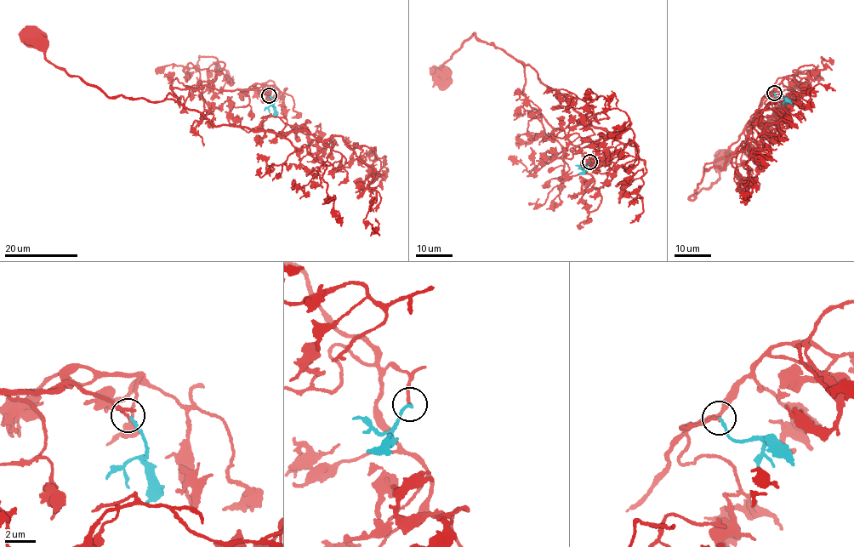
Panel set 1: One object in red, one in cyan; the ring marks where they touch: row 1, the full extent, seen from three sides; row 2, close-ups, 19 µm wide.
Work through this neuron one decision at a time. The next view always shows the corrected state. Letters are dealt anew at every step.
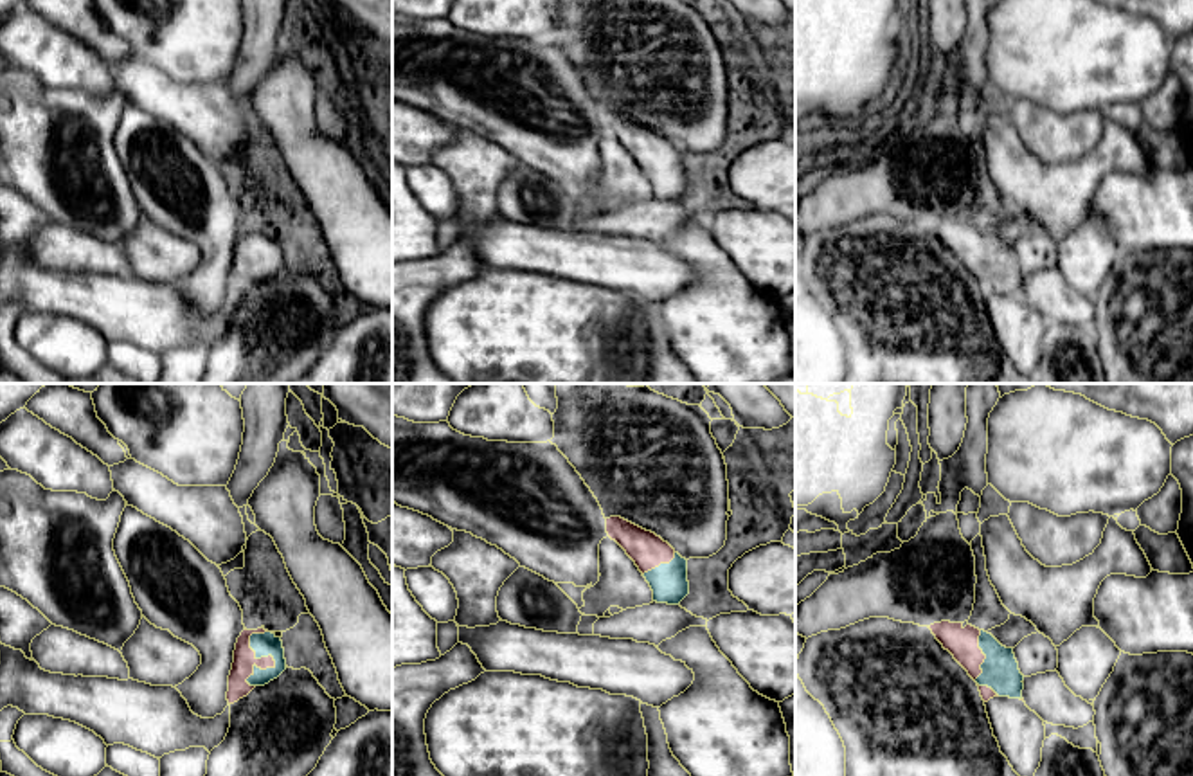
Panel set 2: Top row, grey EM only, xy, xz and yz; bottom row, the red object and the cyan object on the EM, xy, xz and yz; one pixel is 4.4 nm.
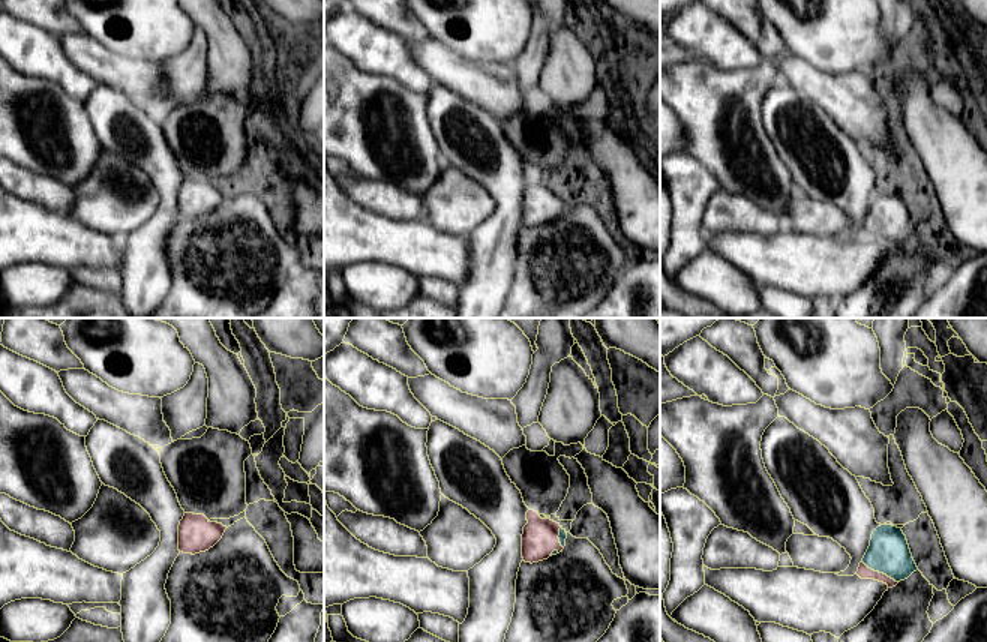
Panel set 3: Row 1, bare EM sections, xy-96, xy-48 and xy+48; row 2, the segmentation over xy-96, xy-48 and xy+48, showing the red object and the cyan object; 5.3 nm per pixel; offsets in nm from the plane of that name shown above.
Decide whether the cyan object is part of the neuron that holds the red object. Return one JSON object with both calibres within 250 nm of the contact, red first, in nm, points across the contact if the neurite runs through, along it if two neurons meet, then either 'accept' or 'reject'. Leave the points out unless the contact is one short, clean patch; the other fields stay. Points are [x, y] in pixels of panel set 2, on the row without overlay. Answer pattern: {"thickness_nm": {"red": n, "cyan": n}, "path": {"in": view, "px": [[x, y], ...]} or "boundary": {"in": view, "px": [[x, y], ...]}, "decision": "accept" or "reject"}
{"thickness_nm": {"red": 100, "cyan": 100}, "path": {"in": "xy", "px": [[243, 260], [269, 252], [263, 242]]}, "decision": "accept"}

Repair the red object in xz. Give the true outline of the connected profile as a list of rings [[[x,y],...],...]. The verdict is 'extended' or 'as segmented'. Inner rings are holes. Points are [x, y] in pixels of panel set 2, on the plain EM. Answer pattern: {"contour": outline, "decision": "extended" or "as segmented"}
{"contour": [[[621,113],[606,115],[606,130],[635,158],[653,187],[653,198],[678,202],[689,191],[687,157],[660,133]]], "decision": "extended"}

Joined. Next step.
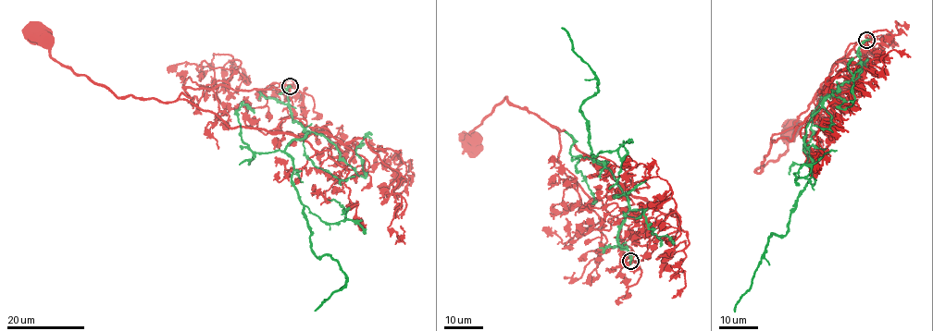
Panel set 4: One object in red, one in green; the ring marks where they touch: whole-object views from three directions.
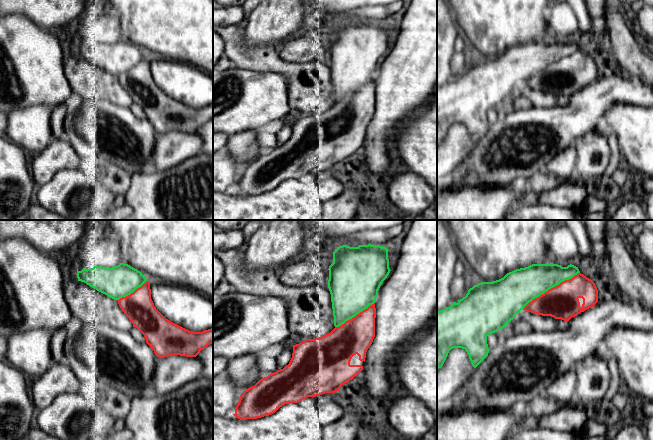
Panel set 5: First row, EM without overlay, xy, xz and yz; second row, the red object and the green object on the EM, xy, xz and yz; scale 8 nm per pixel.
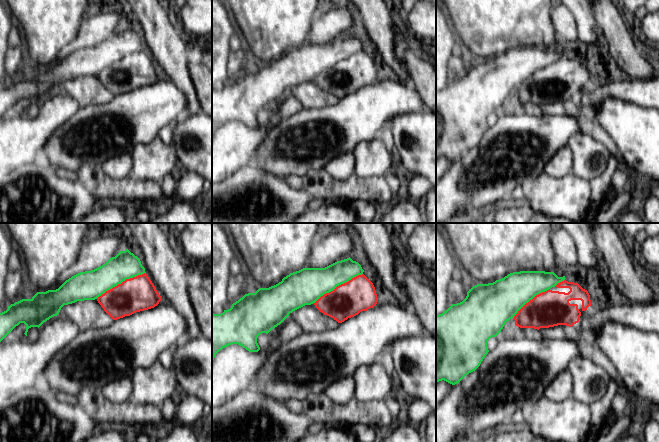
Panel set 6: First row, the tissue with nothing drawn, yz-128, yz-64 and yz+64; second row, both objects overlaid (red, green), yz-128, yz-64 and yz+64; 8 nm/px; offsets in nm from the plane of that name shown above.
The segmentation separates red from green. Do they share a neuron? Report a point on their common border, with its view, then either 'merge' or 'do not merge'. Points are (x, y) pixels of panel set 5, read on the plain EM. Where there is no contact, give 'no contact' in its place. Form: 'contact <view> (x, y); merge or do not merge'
contact yz (551, 64); do not merge

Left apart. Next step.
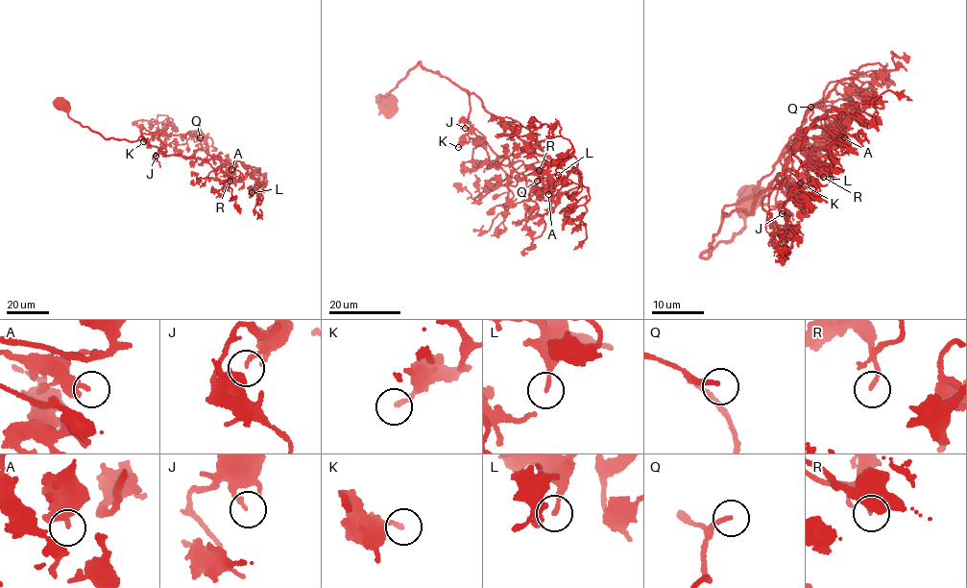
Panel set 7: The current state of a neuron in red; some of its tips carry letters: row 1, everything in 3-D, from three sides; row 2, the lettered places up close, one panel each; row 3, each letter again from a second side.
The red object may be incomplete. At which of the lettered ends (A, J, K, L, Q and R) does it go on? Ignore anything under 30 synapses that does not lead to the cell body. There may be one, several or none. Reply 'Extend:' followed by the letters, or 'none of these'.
Extend: Q

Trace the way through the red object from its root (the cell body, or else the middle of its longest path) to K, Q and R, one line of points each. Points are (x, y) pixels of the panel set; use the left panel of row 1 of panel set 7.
K: (62, 104), (68, 115), (105, 138), (133, 141), (140, 136), (145, 139), (144, 134), (157, 133), (143, 141)
Q: (62, 104), (68, 115), (105, 138), (133, 141), (140, 136), (145, 139), (144, 134), (161, 132), (200, 137)
R: (62, 104), (68, 115), (105, 138), (143, 140), (166, 155), (205, 161), (220, 158), (234, 169), (229, 181)

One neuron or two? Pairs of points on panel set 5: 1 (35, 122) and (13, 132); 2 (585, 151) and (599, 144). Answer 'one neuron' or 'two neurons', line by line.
1: one neuron
2: one neuron

